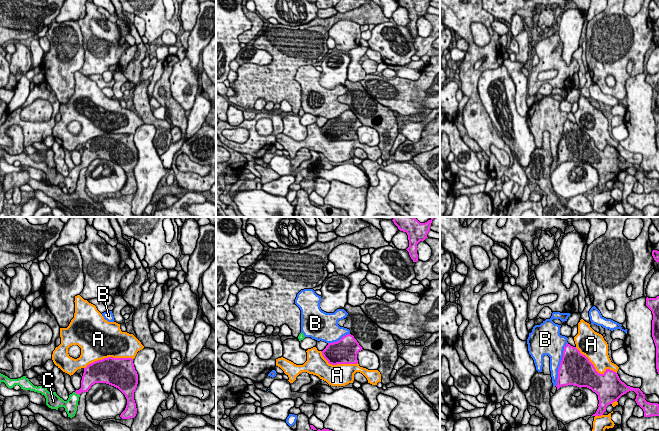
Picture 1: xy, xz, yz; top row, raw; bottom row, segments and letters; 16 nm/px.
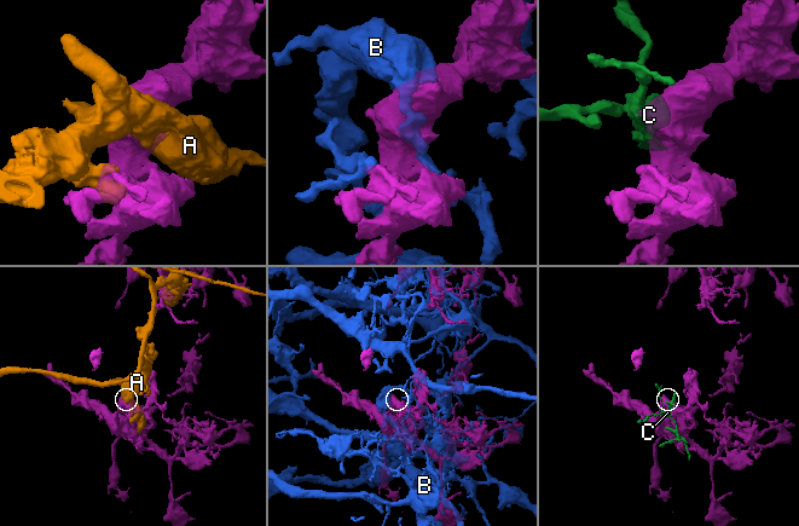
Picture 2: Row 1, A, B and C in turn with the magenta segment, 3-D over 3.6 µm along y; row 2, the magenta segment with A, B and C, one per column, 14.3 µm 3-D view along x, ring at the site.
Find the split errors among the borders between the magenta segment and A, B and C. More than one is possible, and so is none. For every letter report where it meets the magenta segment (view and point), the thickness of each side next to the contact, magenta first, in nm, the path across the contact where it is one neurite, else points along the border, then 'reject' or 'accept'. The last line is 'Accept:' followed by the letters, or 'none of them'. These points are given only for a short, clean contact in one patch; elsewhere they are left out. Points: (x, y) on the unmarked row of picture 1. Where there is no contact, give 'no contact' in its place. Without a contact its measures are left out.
A: contact xy (108, 133); calibres 440 and 500 nm; reject
B: contact yz (560, 140); calibres 500 and 280 nm; reject
C: contact xy (77, 169); calibres 200 and 200 nm; way xy (87, 157), (77, 169), (70, 181); accept
Accept: C

